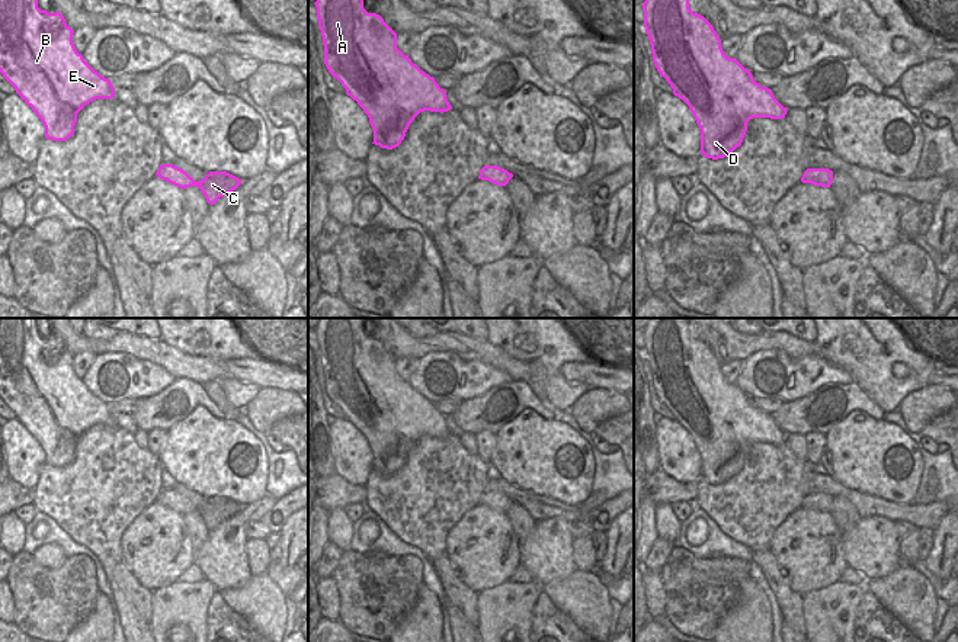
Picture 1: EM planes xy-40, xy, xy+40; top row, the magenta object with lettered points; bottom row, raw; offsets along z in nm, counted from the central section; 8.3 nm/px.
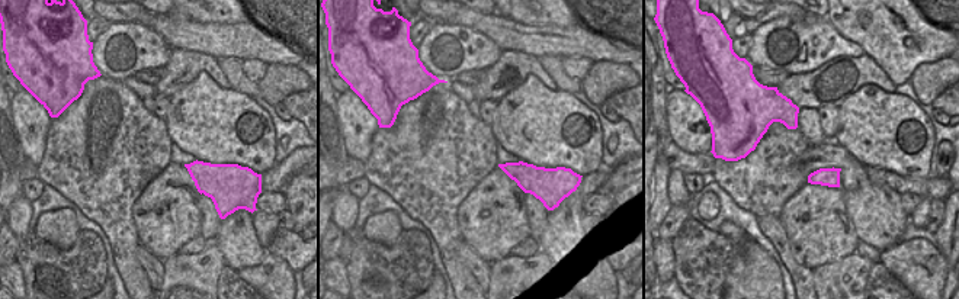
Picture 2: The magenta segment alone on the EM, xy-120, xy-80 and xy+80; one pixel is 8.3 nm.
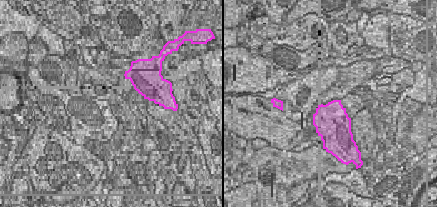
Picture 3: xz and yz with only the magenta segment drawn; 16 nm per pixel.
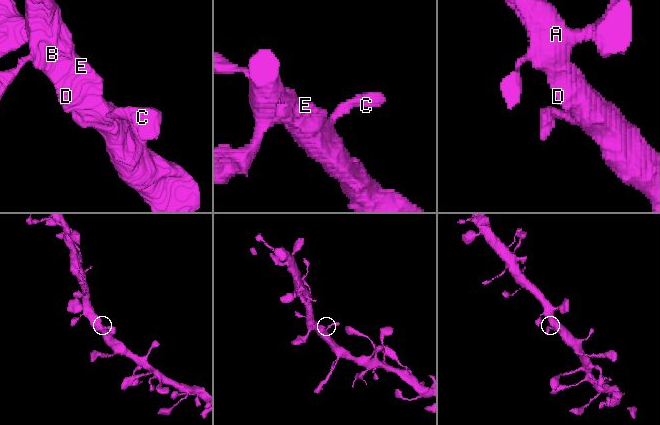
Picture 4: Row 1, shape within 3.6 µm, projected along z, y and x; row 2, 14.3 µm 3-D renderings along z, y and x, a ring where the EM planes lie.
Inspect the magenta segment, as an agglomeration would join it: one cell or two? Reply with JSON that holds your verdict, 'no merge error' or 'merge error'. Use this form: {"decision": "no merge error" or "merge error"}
{"decision": "no merge error"}

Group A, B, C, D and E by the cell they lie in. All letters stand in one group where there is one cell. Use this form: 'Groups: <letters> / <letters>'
Groups: A B C D E

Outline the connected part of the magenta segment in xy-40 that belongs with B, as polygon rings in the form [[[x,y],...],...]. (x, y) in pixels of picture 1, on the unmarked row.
[[[0,318],[0,398],[16,418],[36,439],[45,452],[45,463],[67,466],[74,459],[77,439],[96,424],[115,423],[109,404],[94,397],[73,369],[74,356],[60,337],[48,338],[38,333],[39,318]]]

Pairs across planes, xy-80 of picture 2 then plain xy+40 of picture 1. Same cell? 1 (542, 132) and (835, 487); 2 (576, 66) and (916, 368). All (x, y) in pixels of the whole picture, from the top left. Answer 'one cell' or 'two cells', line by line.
1: two cells
2: one cell

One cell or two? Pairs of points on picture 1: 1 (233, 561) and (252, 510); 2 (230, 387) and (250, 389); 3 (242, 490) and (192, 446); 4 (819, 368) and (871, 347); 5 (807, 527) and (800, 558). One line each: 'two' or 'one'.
1: one
2: one
3: one
4: two
5: one

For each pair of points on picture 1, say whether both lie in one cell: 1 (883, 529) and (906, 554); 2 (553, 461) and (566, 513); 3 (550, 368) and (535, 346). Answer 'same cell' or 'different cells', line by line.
1: different cells
2: different cells
3: same cell

